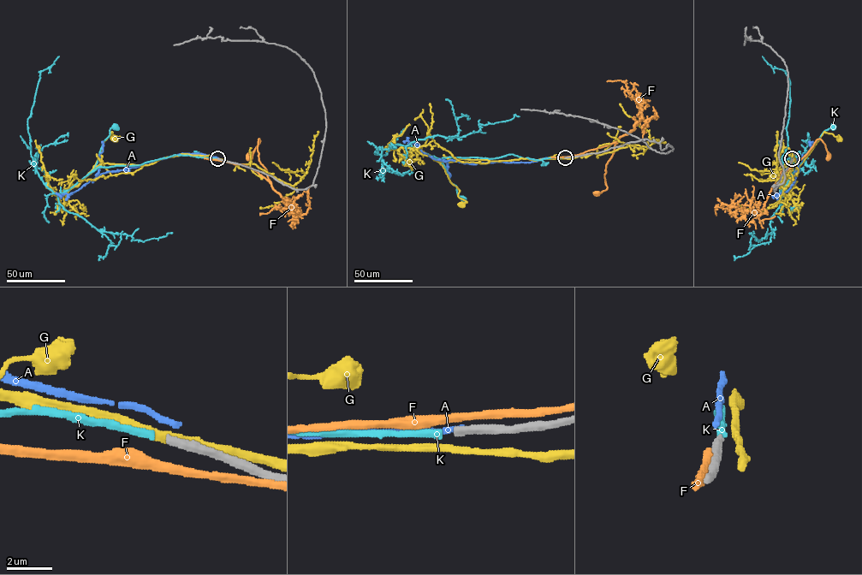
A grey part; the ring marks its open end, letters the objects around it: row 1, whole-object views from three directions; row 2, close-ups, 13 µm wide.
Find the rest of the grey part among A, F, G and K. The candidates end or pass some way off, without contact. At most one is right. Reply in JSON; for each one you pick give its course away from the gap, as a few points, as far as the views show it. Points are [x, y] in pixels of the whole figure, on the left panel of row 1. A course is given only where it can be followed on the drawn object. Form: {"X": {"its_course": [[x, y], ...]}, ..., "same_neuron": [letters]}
{"K": {"its_course": [[216, 158], [174, 155], [139, 165], [100, 166], [92, 171], [103, 142], [115, 127]]}, "same_neuron": ["K"]}

